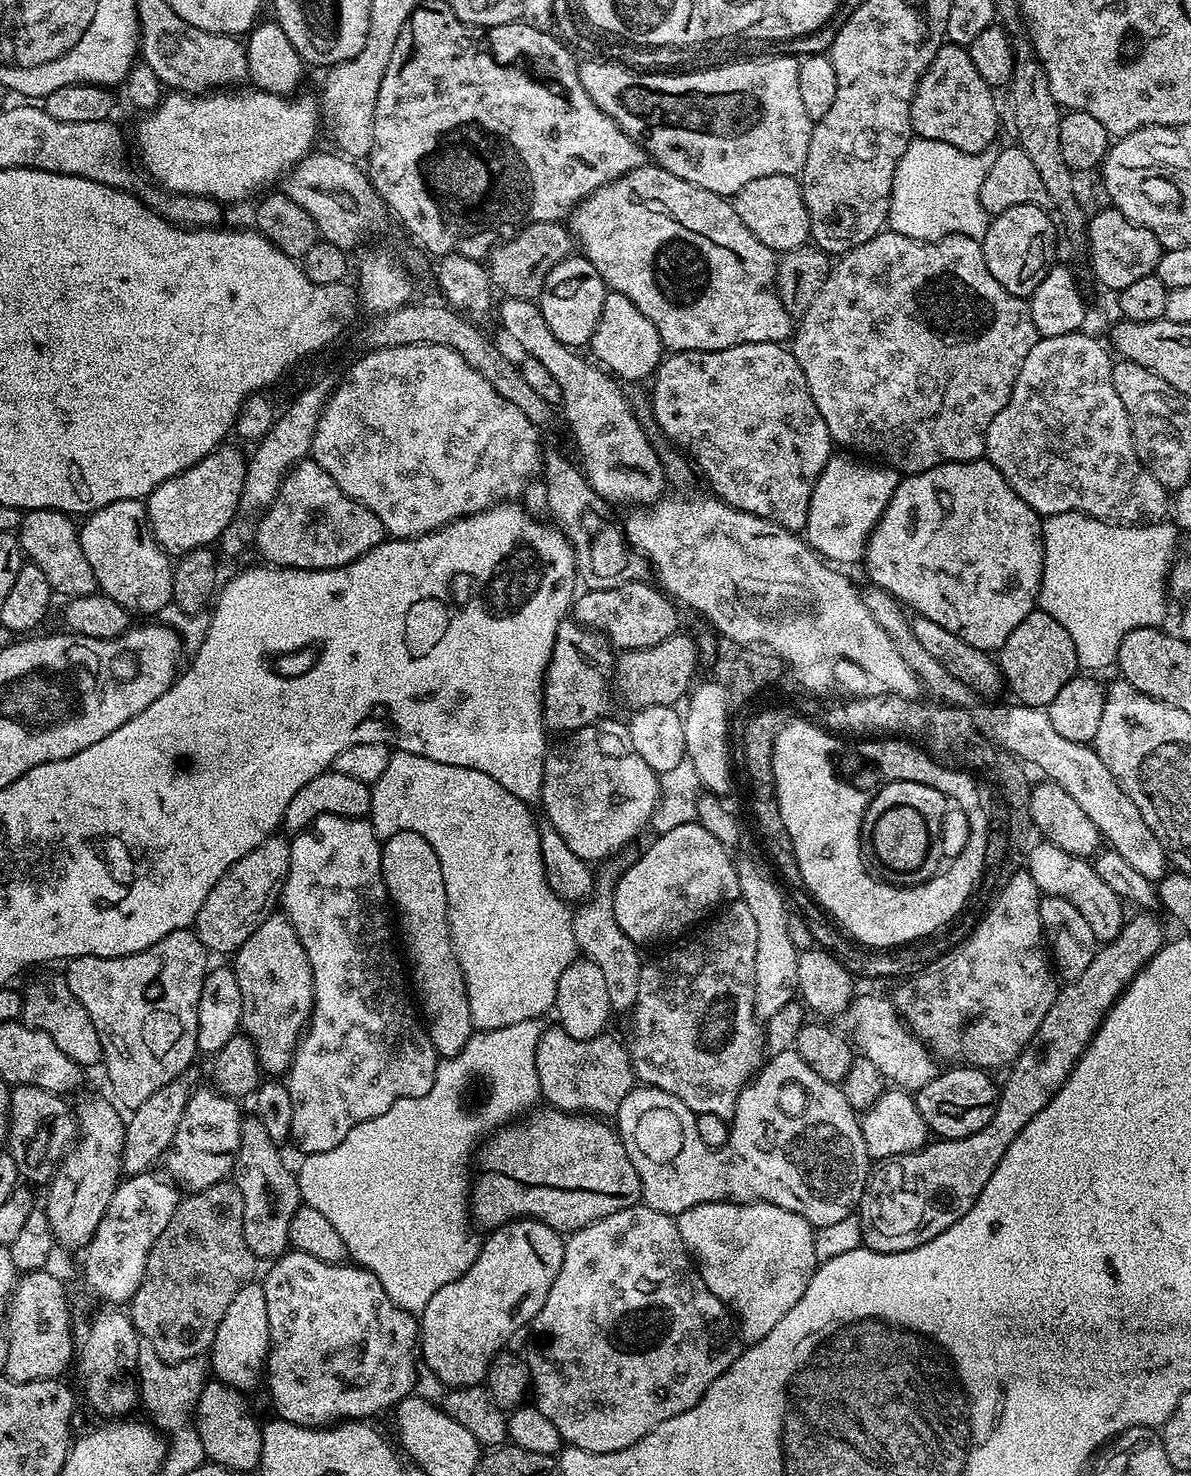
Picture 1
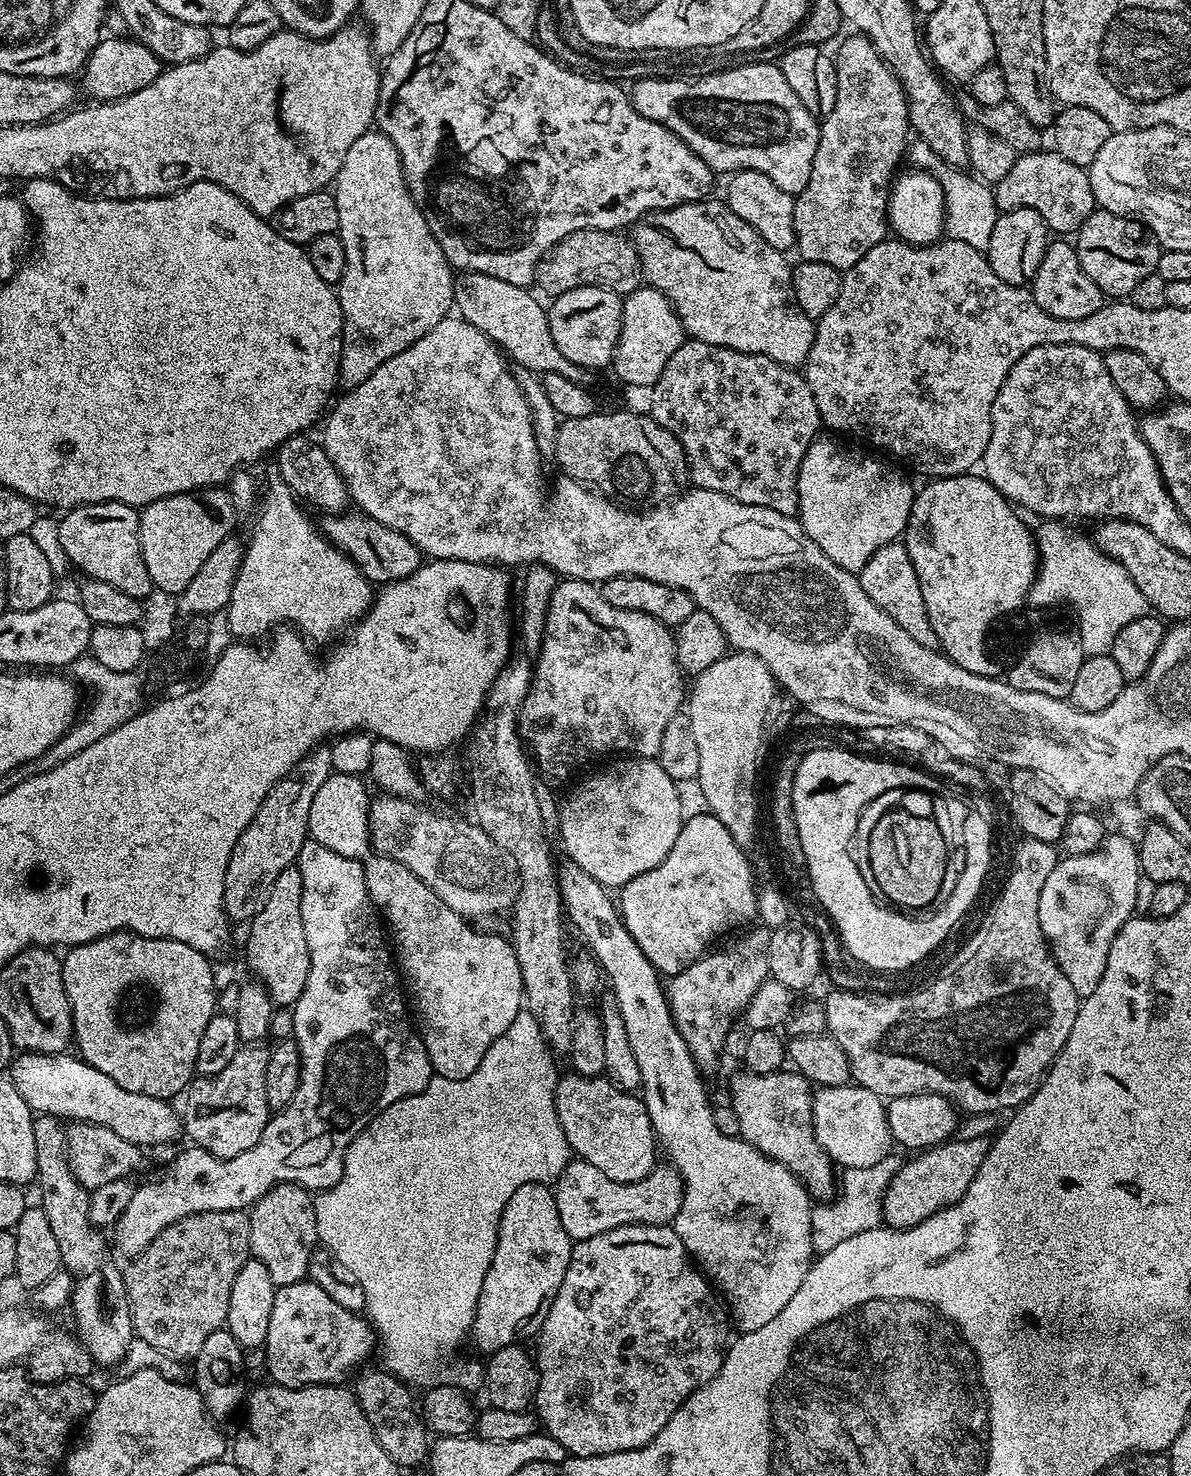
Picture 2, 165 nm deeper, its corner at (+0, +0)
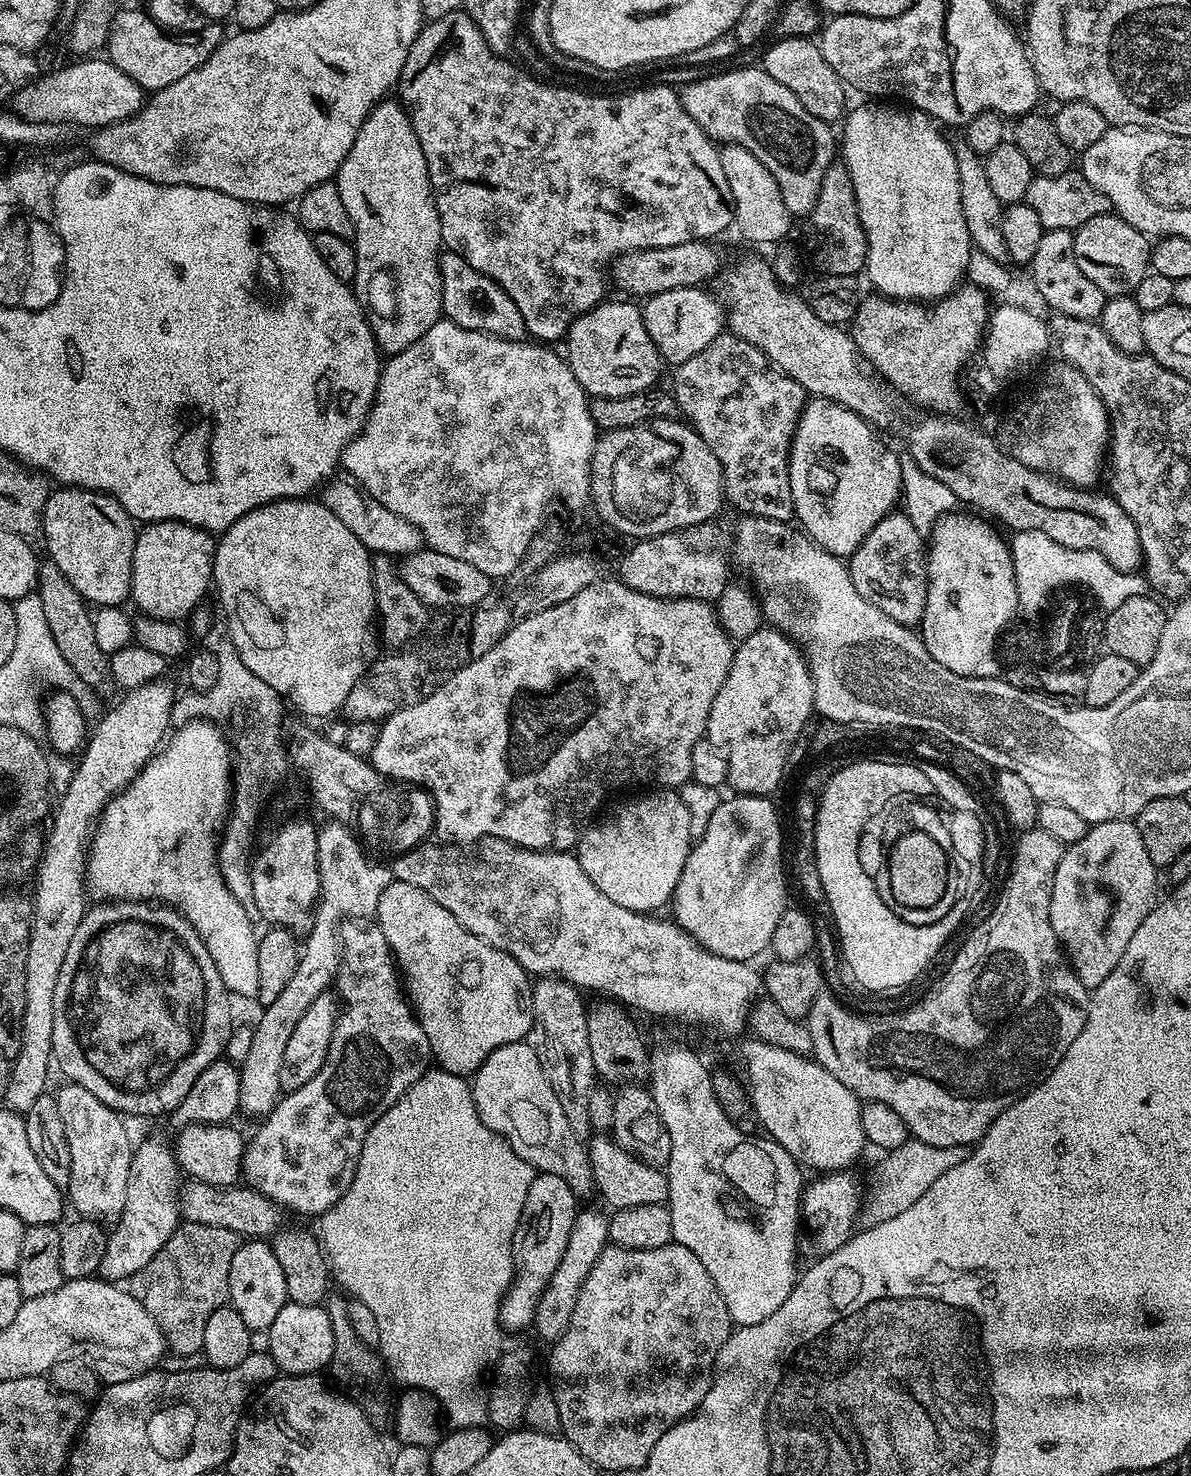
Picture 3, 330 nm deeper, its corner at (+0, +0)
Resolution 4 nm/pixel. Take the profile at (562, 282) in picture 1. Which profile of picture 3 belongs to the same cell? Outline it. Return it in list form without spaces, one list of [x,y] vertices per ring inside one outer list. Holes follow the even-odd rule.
[[[605,299],[594,305],[586,314],[572,321],[568,327],[566,359],[574,378],[578,378],[578,382],[589,397],[626,398],[630,394],[647,392],[657,387],[656,379],[660,376],[660,368],[662,369],[660,352],[646,330],[643,311],[637,305],[635,308],[634,305],[627,304],[627,302],[632,303],[627,299],[624,300]]]

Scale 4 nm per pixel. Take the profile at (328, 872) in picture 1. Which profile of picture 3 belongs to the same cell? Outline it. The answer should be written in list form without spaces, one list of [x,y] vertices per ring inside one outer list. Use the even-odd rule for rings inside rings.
[[[345,922],[340,926],[342,959],[340,971],[336,973],[334,988],[338,993],[339,999],[342,1001],[342,1011],[339,1020],[336,1021],[336,1029],[332,1035],[330,1050],[328,1051],[328,1057],[322,1066],[322,1070],[318,1070],[318,1074],[314,1078],[310,1078],[310,1082],[306,1082],[306,1086],[281,1095],[280,1099],[276,1102],[276,1107],[267,1116],[263,1117],[261,1124],[264,1125],[257,1130],[256,1137],[253,1140],[251,1137],[244,1149],[243,1183],[247,1187],[254,1189],[255,1192],[260,1192],[261,1195],[273,1200],[275,1204],[280,1205],[281,1209],[287,1210],[289,1213],[291,1213],[290,1211],[297,1212],[300,1216],[319,1218],[336,1205],[338,1198],[342,1198],[342,1194],[346,1194],[346,1190],[354,1178],[354,1170],[358,1166],[358,1158],[362,1154],[362,1142],[366,1138],[370,1126],[374,1126],[374,1122],[378,1122],[378,1118],[382,1114],[386,1114],[386,1110],[390,1110],[390,1106],[394,1106],[394,1102],[398,1102],[398,1098],[402,1098],[402,1094],[406,1094],[412,1084],[418,1082],[418,1078],[422,1078],[424,1073],[429,1071],[430,1061],[432,1060],[432,1047],[422,1030],[419,1020],[414,1015],[412,1005],[406,999],[406,992],[402,987],[402,980],[398,975],[398,968],[394,963],[390,946],[378,926],[367,928],[364,924],[367,923]]]

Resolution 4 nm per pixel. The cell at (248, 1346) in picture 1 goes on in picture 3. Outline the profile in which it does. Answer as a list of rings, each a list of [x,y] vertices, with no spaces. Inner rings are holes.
[[[248,1238],[241,1243],[234,1254],[234,1262],[230,1262],[228,1298],[230,1306],[242,1314],[242,1322],[252,1330],[268,1329],[274,1318],[278,1318],[278,1310],[289,1303],[286,1274],[282,1274],[282,1266],[278,1258],[274,1258],[274,1250],[267,1239]]]

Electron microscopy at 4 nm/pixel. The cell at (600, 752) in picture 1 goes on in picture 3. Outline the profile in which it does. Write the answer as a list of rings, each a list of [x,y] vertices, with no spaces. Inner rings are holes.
[[[679,791],[649,792],[652,792],[649,796],[636,796],[633,800],[618,805],[605,820],[597,819],[591,826],[585,827],[581,831],[580,842],[574,849],[582,870],[586,870],[586,878],[590,878],[590,882],[594,882],[594,886],[598,886],[606,898],[618,902],[618,906],[626,906],[626,910],[645,914],[655,913],[660,910],[656,908],[663,904],[665,907],[671,901],[682,874],[682,866],[686,866],[688,852],[694,843],[694,837],[690,834],[690,813],[682,803]]]

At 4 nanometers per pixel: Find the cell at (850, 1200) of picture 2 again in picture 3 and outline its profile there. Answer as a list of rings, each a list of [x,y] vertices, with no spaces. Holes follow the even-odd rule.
[[[909,1138],[902,1146],[887,1153],[884,1161],[876,1168],[876,1185],[872,1188],[872,1197],[867,1197],[862,1211],[858,1217],[859,1223],[871,1226],[878,1222],[886,1222],[890,1218],[898,1218],[898,1214],[910,1210],[946,1170],[958,1166],[958,1162],[966,1162],[970,1148],[969,1145],[962,1146],[930,1146],[926,1142],[915,1138]]]

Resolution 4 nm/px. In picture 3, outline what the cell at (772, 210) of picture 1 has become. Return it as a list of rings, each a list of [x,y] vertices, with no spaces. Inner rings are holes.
[[[737,144],[723,145],[720,148],[720,161],[726,174],[726,183],[730,186],[735,231],[740,231],[752,244],[775,245],[783,241],[787,237],[784,235],[788,227],[794,224],[794,218],[790,210],[786,210],[786,202],[778,182],[774,182],[774,174],[770,174],[770,170],[766,170],[766,166],[758,162],[754,154],[750,154],[750,150]]]

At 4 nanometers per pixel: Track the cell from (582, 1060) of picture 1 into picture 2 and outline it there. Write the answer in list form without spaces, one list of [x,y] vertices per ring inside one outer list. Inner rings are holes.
[[[561,1075],[556,1082],[556,1109],[562,1134],[566,1134],[566,1142],[572,1147],[573,1153],[579,1159],[590,1162],[590,1166],[598,1166],[598,1170],[606,1174],[606,1178],[619,1184],[629,1184],[646,1178],[658,1164],[658,1139],[657,1132],[652,1129],[650,1114],[643,1099],[639,1095],[625,1092],[618,1085],[610,1083],[603,1075],[567,1075]]]

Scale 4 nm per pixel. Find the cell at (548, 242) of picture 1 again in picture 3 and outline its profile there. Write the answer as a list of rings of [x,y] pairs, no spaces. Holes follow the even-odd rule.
[[[691,240],[678,246],[626,252],[611,265],[610,276],[611,279],[612,276],[616,279],[616,284],[622,291],[629,292],[624,293],[629,297],[647,298],[666,290],[695,288],[708,282],[704,280],[712,280],[716,275],[717,279],[721,275],[720,252],[714,245],[707,240]]]

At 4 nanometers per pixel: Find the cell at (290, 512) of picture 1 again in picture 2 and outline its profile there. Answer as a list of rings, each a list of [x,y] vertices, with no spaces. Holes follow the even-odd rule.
[[[359,510],[328,514],[323,519],[322,532],[329,543],[352,559],[360,568],[361,574],[373,585],[383,586],[405,580],[421,566],[422,553],[418,546],[414,546],[414,542],[410,542],[410,538],[406,538],[398,530],[390,530],[390,526],[382,526],[382,522]]]

